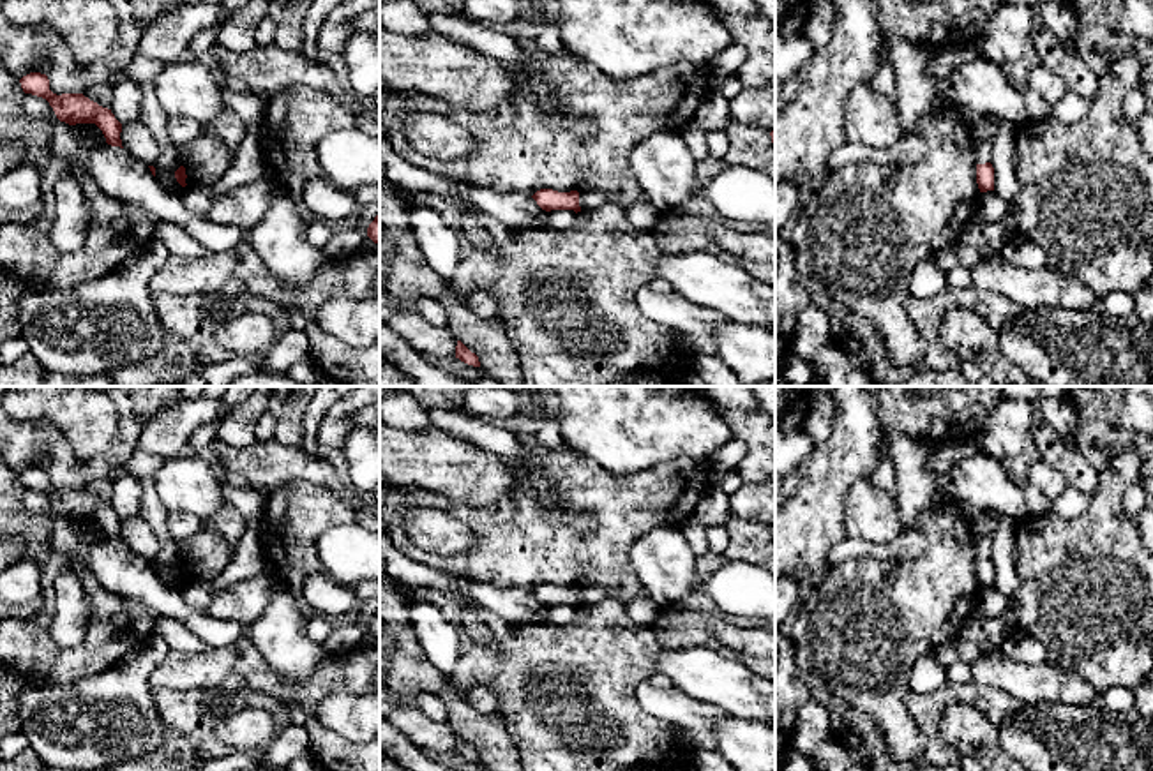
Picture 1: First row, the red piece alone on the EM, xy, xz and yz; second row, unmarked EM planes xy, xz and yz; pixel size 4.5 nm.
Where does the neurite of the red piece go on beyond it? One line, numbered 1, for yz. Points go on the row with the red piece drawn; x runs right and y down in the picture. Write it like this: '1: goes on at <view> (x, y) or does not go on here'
1: does not go on here

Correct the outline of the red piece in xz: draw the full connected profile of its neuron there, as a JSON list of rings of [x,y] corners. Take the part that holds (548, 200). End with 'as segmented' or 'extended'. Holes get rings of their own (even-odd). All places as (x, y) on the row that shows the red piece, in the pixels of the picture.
[[[540,189],[531,198],[546,212],[551,210],[574,210],[576,213],[581,212],[577,191],[558,192],[553,189]]]; as segmented

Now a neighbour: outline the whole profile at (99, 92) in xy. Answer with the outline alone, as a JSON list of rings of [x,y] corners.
[[[90,83],[87,90],[81,92],[90,101],[97,102],[102,108],[111,109],[111,88],[106,83]]]

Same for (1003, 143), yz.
[[[991,115],[996,122],[996,136],[992,138],[992,159],[994,168],[994,192],[1006,203],[1014,206],[1019,196],[1019,182],[1014,168],[1015,155],[1015,129],[1017,125],[1006,118]]]

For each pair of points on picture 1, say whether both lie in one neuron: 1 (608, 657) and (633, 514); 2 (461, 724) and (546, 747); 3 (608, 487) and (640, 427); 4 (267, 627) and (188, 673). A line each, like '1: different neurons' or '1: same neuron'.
1: different neurons
2: different neurons
3: different neurons
4: different neurons

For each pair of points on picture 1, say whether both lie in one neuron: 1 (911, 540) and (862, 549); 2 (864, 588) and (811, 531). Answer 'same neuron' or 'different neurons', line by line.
1: same neuron
2: different neurons

